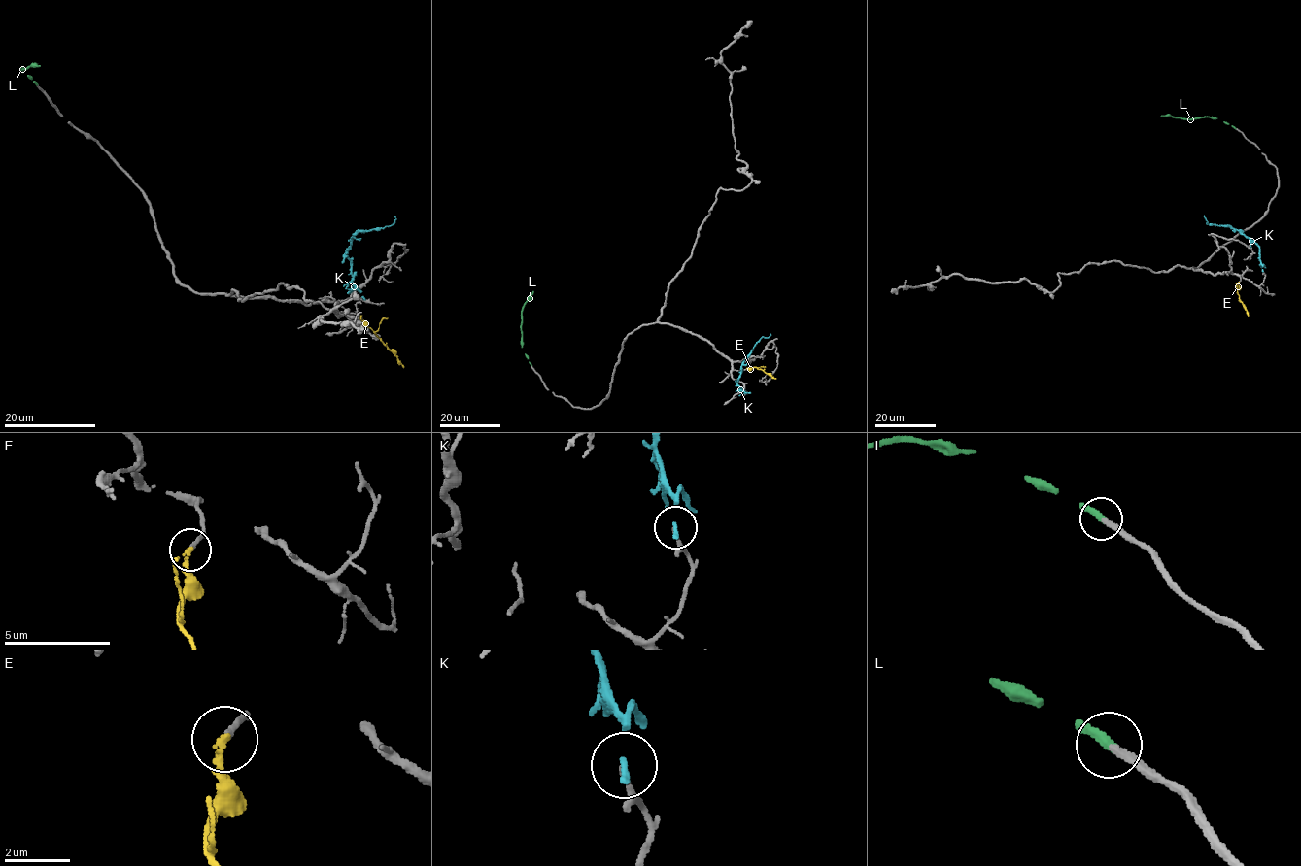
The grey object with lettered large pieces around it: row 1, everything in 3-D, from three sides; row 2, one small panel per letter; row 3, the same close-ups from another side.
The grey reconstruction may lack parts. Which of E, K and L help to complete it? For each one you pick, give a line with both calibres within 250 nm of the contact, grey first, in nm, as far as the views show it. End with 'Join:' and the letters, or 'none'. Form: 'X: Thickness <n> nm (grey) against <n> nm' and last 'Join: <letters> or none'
L: Thickness 240 nm (grey) against 300 nm
Join: L

